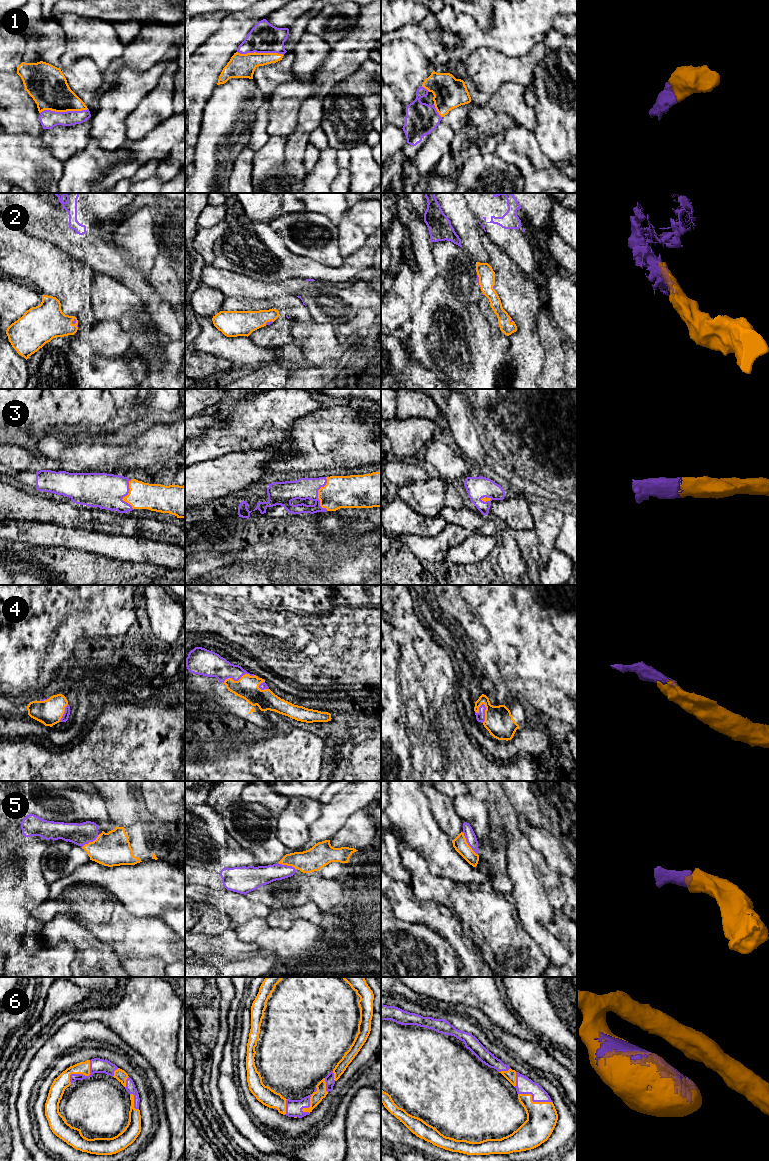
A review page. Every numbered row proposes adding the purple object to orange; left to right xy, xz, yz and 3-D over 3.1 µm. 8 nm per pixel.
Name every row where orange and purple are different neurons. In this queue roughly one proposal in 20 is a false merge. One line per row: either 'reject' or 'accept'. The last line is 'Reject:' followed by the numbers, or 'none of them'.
1: accept
2: accept
3: accept
4: accept
5: accept
6: accept
Reject: none of them

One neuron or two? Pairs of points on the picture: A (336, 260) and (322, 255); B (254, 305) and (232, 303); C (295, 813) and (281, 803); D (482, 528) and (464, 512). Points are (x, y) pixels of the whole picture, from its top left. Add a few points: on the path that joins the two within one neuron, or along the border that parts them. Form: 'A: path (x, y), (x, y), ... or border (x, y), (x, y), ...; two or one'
A: path (333, 258), (330, 255), (325, 255); one
B: path (249, 304), (237, 303); one
C: border (289, 798), (288, 805), (277, 816); two
D: path (478, 524), (468, 516); one

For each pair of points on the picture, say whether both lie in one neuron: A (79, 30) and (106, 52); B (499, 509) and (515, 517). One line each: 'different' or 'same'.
A: same
B: same

